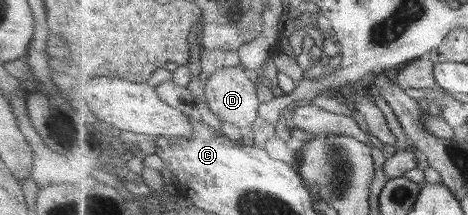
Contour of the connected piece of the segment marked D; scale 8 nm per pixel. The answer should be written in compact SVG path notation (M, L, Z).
M238 65L228 69L220 69L209 75L204 83L205 102L212 113L220 120L227 121L241 129L252 128L260 115L259 97L257 88L251 80L253 73Z

